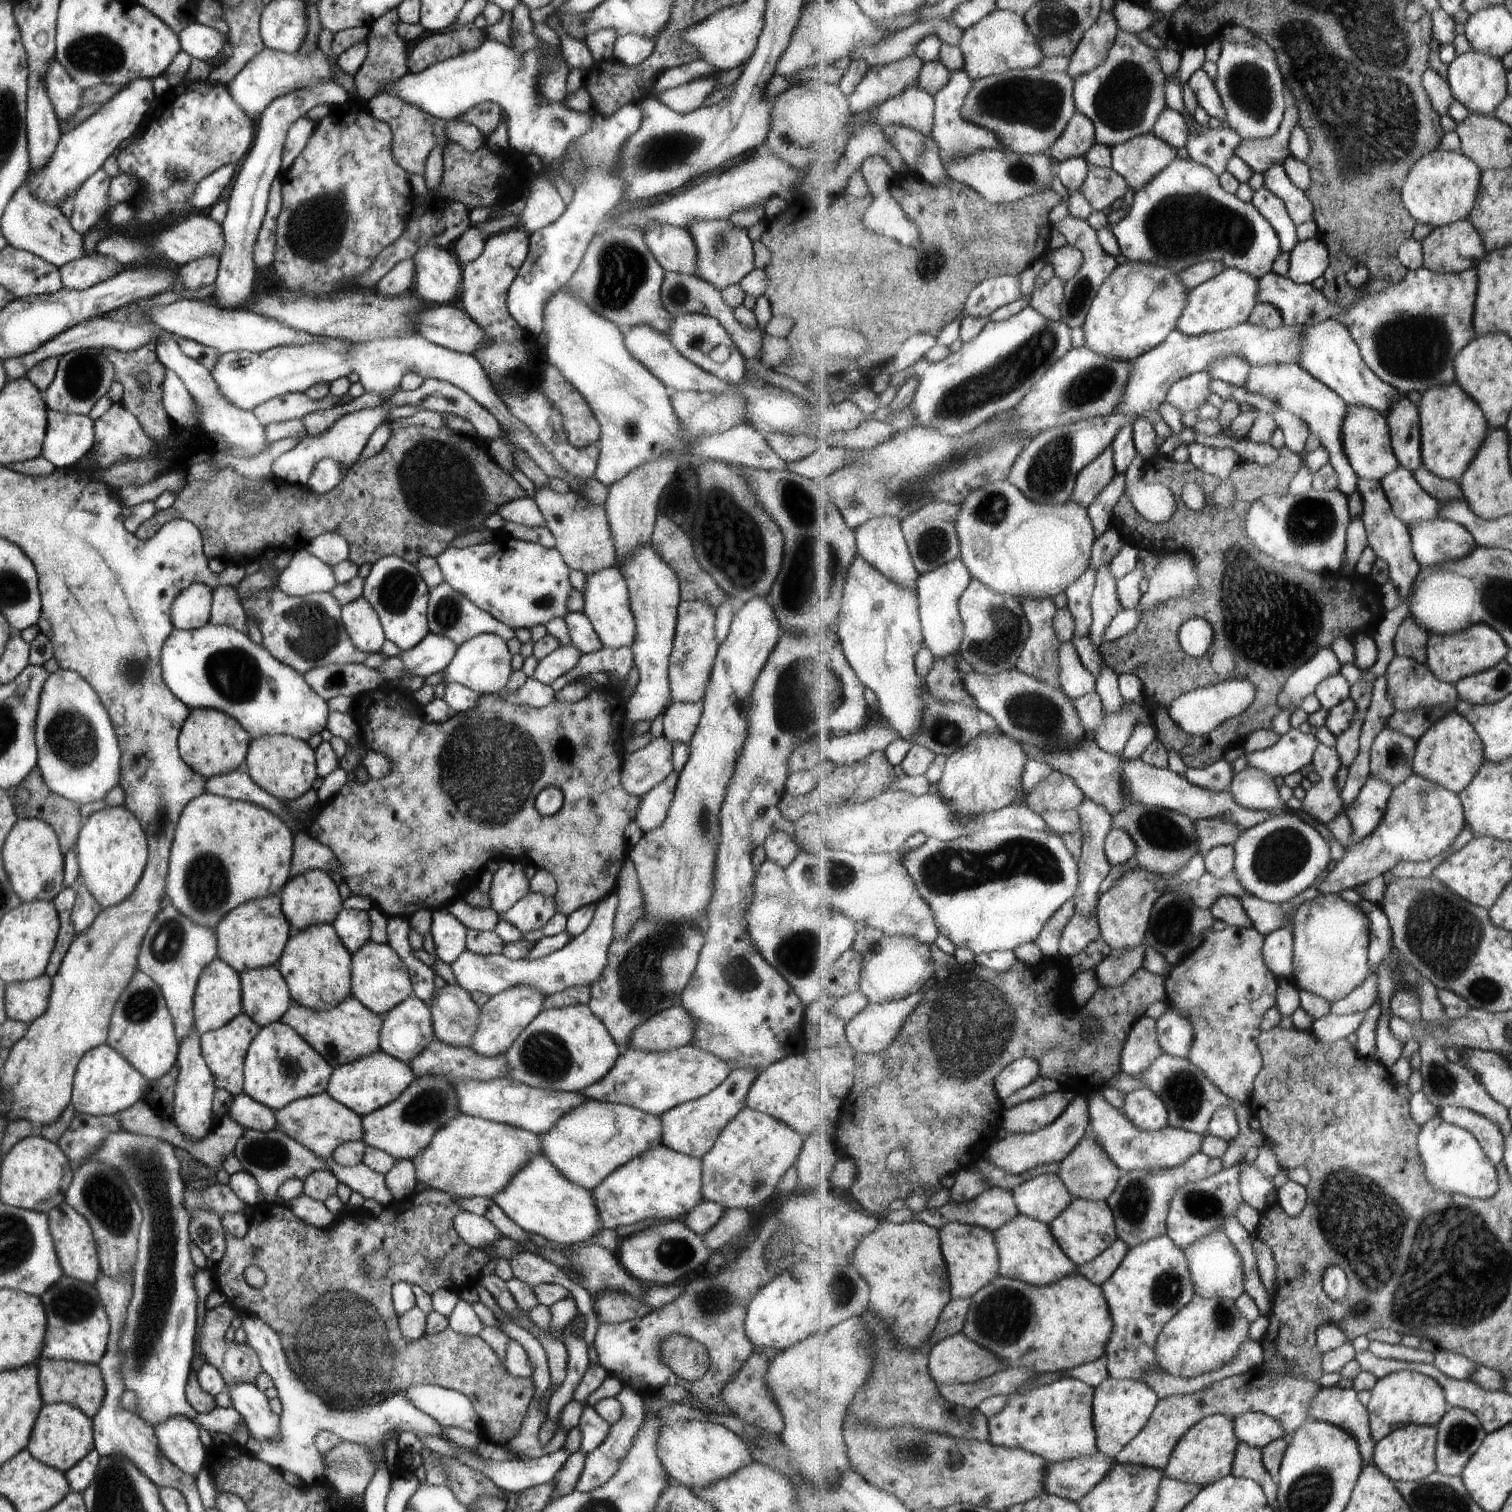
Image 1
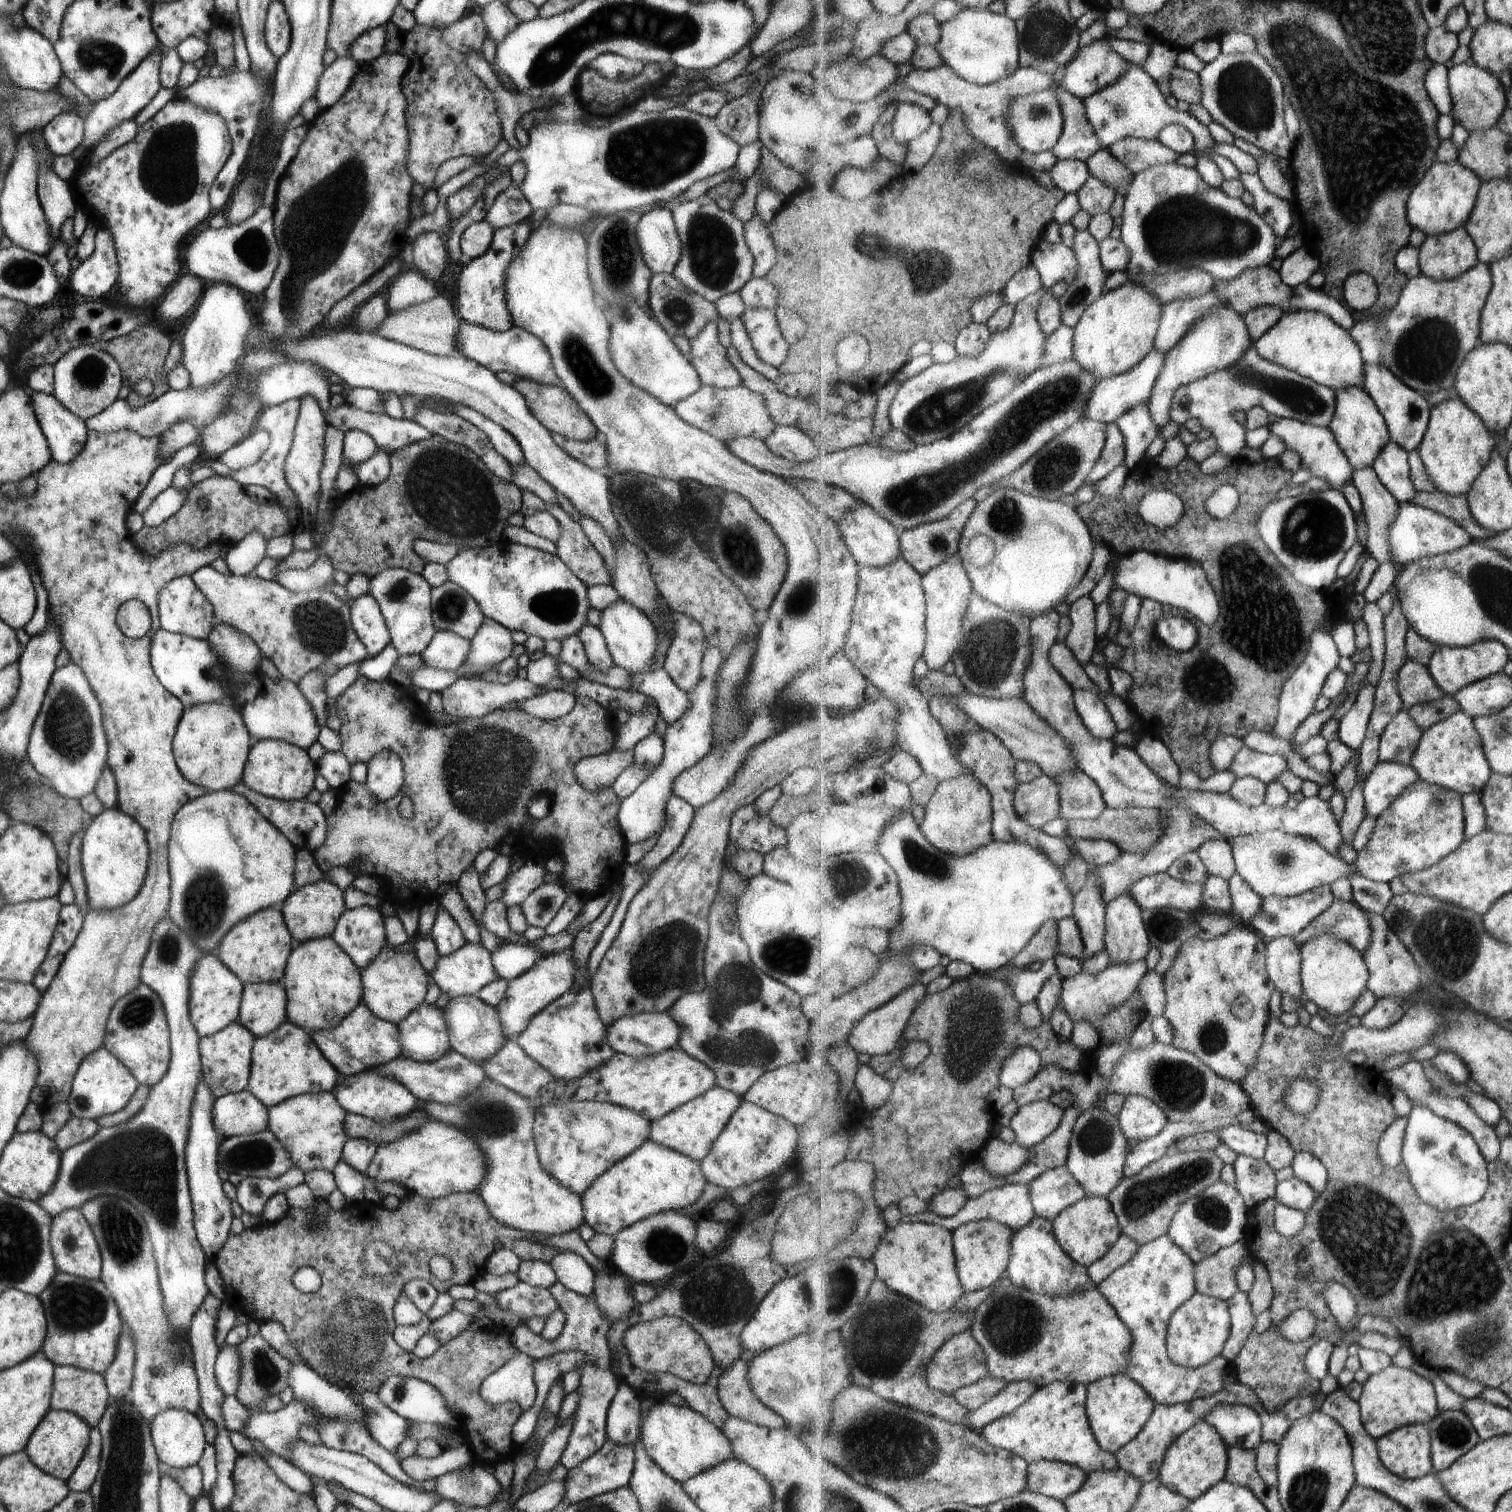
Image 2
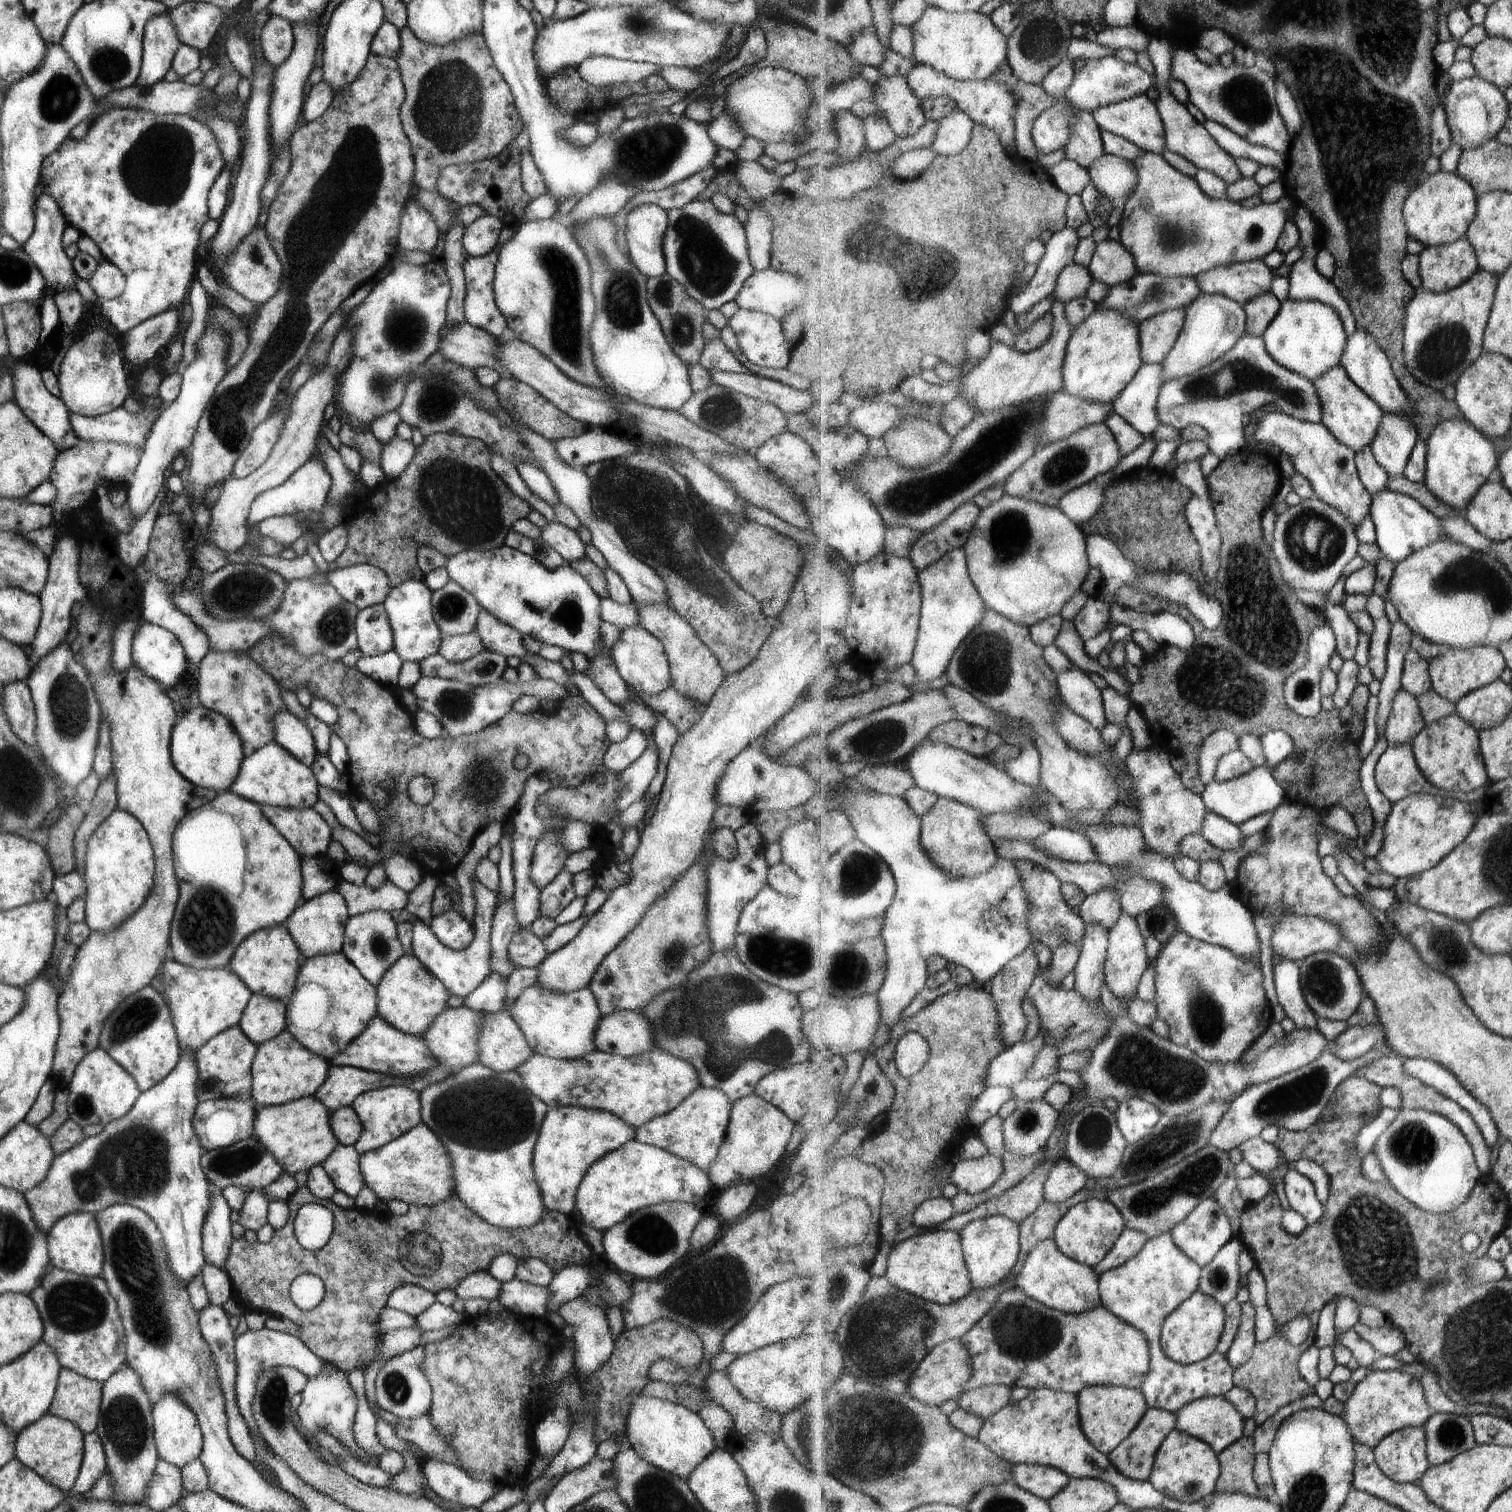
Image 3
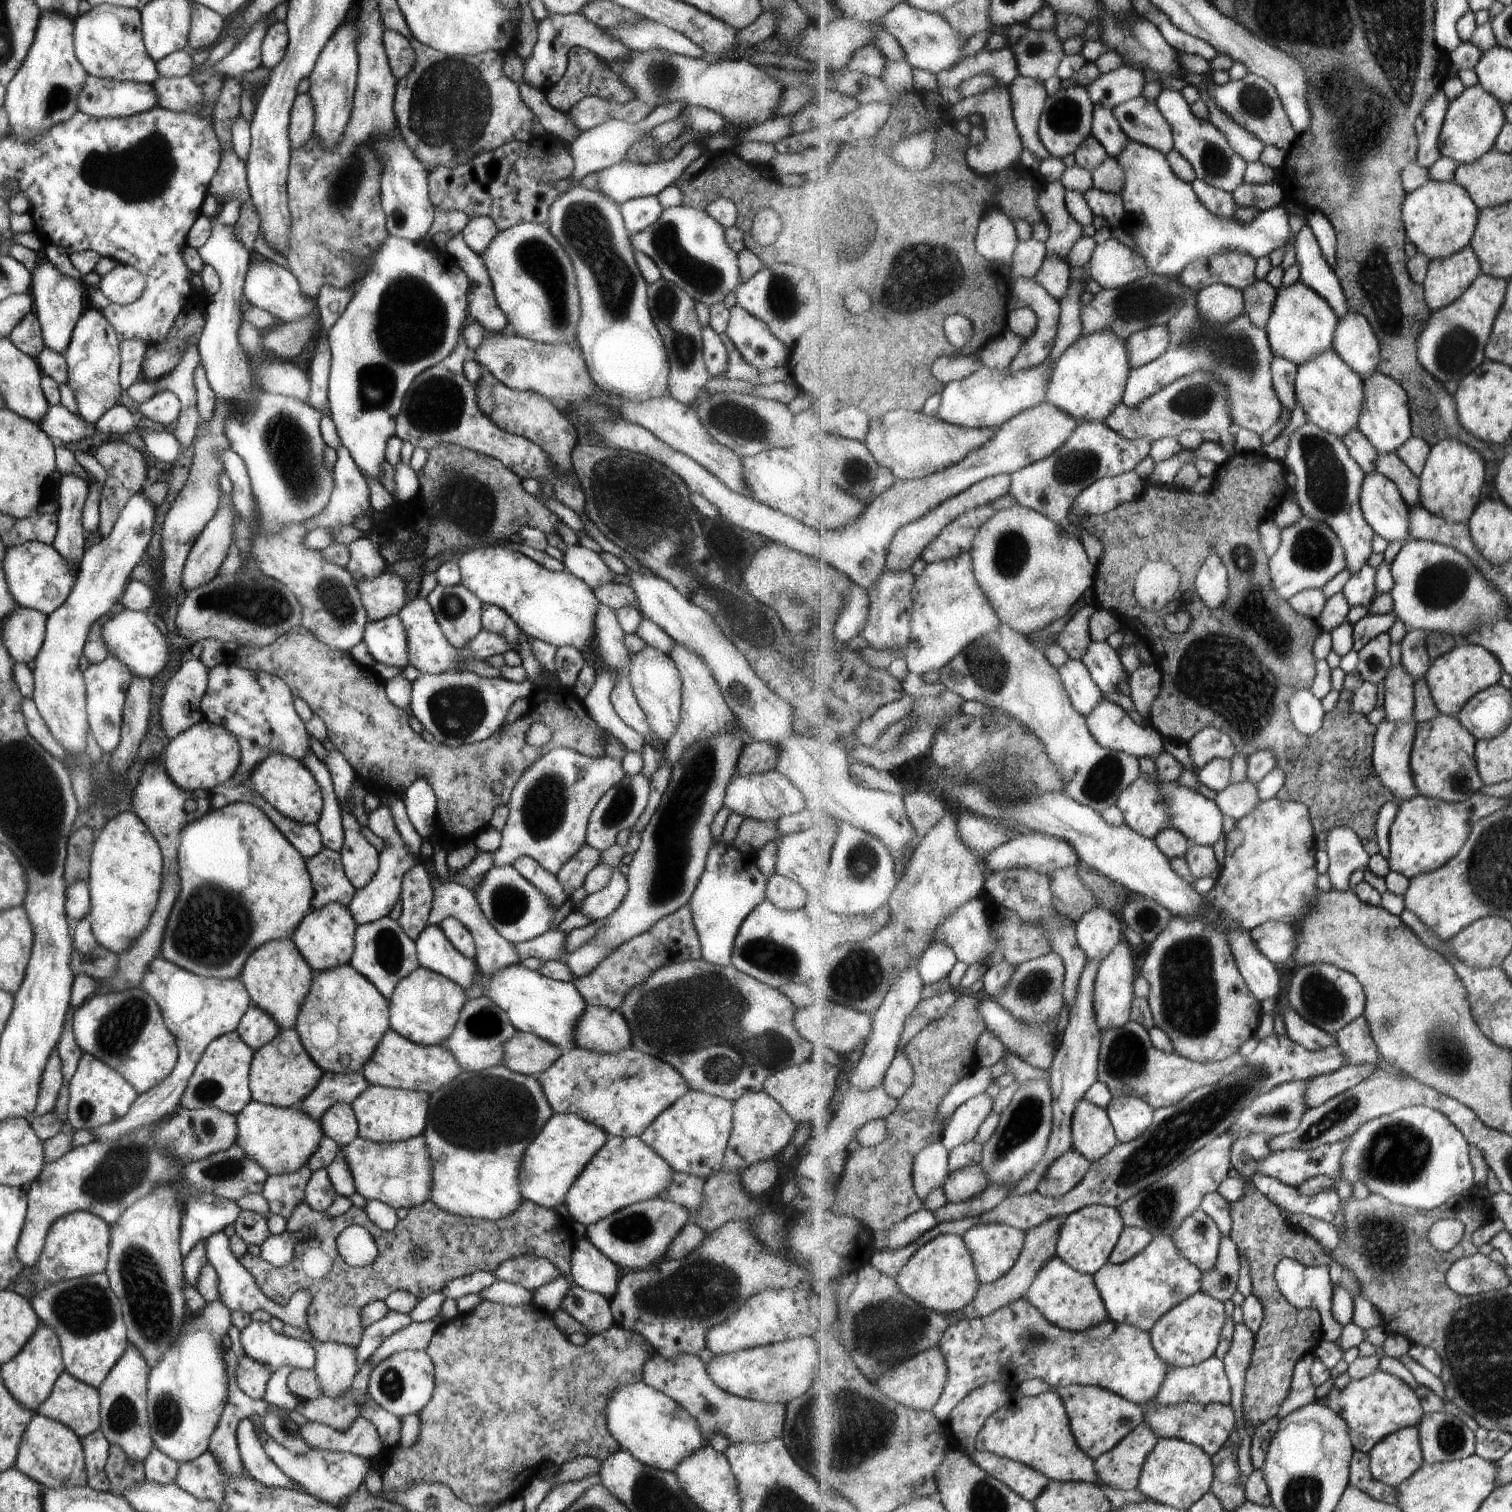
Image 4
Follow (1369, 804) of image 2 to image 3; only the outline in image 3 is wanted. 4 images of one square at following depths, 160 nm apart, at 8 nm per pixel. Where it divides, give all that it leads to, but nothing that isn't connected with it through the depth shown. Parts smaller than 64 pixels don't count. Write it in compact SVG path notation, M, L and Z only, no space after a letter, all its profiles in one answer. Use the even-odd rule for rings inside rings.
M1412 743L1387 746L1375 766L1375 782L1392 804L1414 794L1438 791L1419 768Z

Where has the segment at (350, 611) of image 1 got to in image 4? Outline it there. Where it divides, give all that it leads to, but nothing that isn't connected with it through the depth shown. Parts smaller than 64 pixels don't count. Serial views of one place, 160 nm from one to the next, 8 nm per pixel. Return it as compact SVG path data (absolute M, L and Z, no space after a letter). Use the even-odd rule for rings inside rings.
M397 615L368 622L362 641L377 663L400 669L408 664L406 628Z

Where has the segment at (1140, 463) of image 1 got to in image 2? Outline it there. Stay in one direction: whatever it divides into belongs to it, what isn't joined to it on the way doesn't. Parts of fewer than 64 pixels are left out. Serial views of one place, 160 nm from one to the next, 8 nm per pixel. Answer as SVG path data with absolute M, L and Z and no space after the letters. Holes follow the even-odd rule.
M1150 494L1139 504L1139 512L1147 524L1156 528L1175 527L1184 516L1184 503L1171 494Z

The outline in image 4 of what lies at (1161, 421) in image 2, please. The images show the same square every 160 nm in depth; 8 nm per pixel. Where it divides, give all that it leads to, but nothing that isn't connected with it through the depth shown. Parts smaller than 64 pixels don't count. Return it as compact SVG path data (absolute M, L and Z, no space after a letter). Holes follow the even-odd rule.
M1223 283L1200 290L1197 298L1202 317L1212 323L1225 324L1246 312L1244 292Z

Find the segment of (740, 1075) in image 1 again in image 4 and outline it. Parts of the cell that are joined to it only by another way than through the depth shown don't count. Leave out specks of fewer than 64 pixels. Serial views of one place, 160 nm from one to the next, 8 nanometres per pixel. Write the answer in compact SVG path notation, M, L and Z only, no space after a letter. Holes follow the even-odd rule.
M686 1089L664 1108L638 1136L656 1152L672 1171L703 1177L722 1168L724 1148L731 1130L732 1102L710 1094Z

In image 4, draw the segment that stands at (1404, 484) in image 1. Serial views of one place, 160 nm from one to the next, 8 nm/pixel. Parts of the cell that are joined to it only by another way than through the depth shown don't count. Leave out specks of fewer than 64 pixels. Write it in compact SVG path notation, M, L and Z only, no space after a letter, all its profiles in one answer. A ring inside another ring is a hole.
M1381 371L1362 379L1366 402L1361 413L1358 429L1369 439L1379 453L1396 453L1411 437L1412 418L1410 396L1402 384Z

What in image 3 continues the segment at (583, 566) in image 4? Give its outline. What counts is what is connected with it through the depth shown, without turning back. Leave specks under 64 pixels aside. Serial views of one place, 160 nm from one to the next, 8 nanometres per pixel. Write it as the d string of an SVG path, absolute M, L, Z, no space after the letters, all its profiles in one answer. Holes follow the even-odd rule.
M547 522L545 528L539 528L538 539L549 544L563 558L564 563L588 555L589 549L581 543L577 532L559 522Z

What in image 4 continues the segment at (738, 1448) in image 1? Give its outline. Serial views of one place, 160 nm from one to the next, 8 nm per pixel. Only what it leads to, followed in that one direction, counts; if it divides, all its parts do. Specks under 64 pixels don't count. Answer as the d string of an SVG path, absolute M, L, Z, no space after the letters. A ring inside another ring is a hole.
M642 1380L617 1387L604 1406L604 1414L607 1430L619 1443L620 1448L627 1451L641 1464L654 1469L672 1472L672 1468L675 1468L679 1460L697 1450L701 1445L705 1445L695 1419L692 1419L691 1415L671 1398L665 1396L661 1391L647 1386Z

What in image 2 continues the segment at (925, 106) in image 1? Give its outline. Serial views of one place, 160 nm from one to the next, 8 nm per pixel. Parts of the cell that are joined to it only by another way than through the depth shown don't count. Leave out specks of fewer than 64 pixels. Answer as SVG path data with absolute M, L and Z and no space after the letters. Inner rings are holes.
M899 102L894 117L895 139L903 144L912 142L917 137L923 136L931 124L931 110L921 104L911 102Z

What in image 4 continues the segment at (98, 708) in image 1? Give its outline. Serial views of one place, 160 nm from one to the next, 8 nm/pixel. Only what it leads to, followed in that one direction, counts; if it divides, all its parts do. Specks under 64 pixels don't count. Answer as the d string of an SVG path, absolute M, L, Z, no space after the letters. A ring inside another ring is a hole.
M142 490L130 496L119 511L110 533L83 551L73 588L67 598L46 616L44 637L33 659L34 689L31 699L49 732L77 762L86 754L86 738L89 734L84 707L85 685L77 662L89 627L122 595L133 567L141 561L151 536L154 508Z

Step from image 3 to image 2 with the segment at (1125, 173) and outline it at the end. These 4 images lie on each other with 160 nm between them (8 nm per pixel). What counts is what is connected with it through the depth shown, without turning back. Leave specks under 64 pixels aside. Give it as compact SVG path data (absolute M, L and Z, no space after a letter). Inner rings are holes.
M1102 149L1094 156L1091 156L1086 164L1094 178L1103 180L1105 184L1113 186L1113 190L1117 190L1117 193L1125 195L1123 186L1127 186L1133 172L1127 170L1125 164L1121 164L1108 149Z

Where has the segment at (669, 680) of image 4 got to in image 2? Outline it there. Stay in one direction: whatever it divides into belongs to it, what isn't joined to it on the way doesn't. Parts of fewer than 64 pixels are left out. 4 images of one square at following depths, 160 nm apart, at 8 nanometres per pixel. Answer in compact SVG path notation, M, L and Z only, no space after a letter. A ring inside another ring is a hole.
M621 598L599 612L598 629L605 641L612 665L623 668L628 674L648 672L657 648L656 628L652 622L640 610Z

